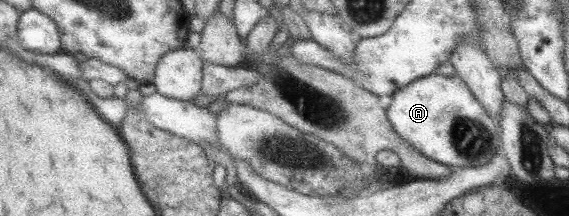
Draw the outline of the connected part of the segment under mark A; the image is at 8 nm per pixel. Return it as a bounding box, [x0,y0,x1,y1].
[385,73,501,167]

